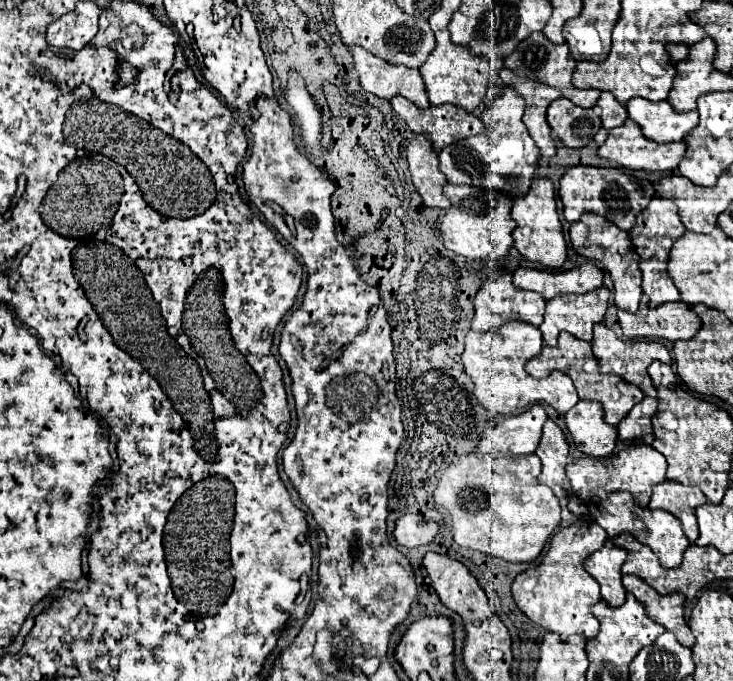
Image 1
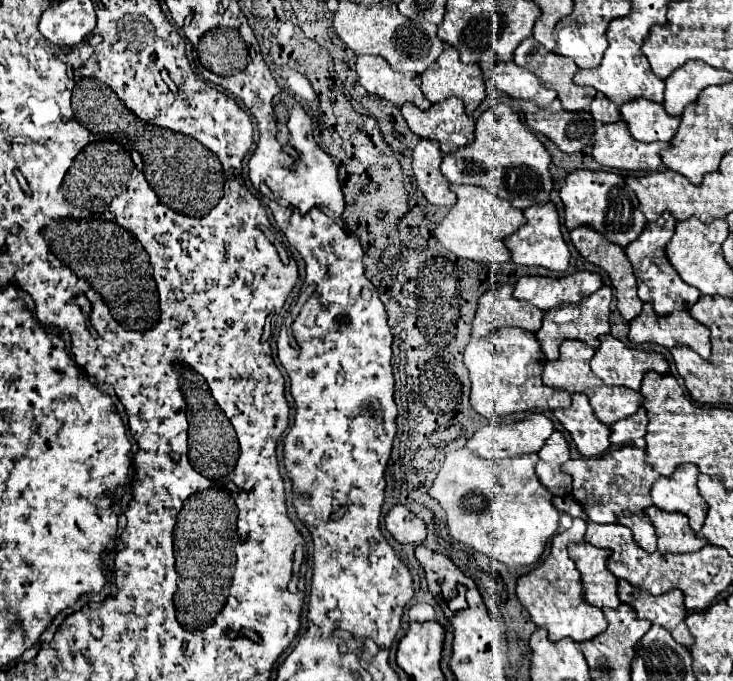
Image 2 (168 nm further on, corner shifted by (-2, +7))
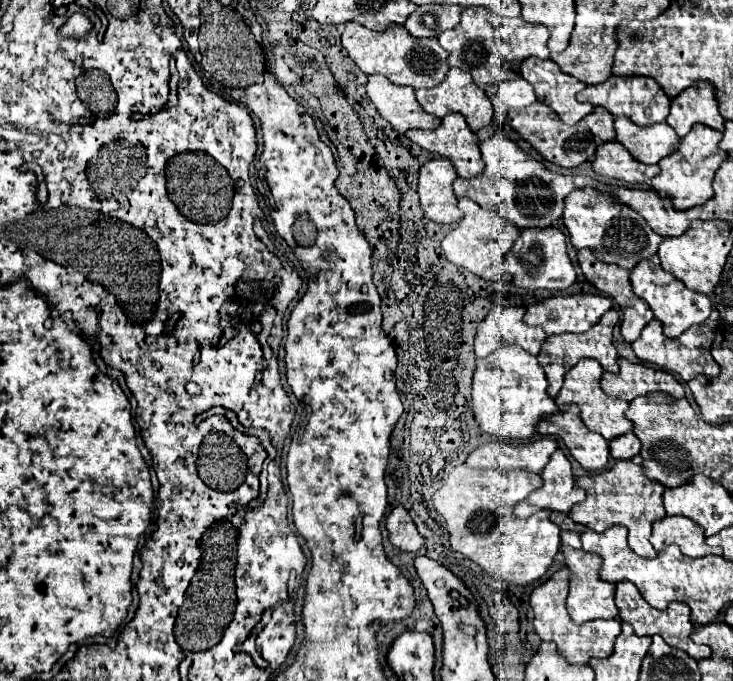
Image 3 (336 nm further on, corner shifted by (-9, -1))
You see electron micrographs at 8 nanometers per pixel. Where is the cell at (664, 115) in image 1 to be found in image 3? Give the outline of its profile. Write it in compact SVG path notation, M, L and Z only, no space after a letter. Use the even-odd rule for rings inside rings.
M622 116L614 120L614 126L616 140L624 144L630 150L630 154L644 164L660 162L662 156L672 154L680 144L680 138L676 136L676 132L672 132L672 128L666 122L638 126L630 118Z

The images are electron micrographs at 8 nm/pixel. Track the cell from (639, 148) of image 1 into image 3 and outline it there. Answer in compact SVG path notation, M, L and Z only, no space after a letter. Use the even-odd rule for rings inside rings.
M612 140L602 142L596 150L596 160L592 162L592 168L602 178L622 180L626 184L646 184L646 180L652 180L658 174L658 164L642 164L624 148L624 144Z

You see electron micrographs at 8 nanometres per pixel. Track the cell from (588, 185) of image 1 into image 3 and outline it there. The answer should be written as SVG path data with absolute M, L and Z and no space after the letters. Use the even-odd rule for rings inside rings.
M582 188L572 190L564 200L564 226L570 234L570 240L572 240L574 248L578 248L578 250L580 248L590 248L594 252L594 256L598 256L598 260L606 260L608 264L614 262L614 264L624 266L628 270L632 270L642 258L648 258L648 256L656 254L656 250L662 242L660 236L646 224L646 220L636 210L632 210L626 204L620 204L614 194L602 192L602 190L582 190Z

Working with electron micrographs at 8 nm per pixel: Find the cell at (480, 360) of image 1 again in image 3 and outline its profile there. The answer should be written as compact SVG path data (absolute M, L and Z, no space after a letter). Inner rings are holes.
M504 346L490 356L476 360L472 410L484 432L508 440L526 440L536 436L540 420L560 412L556 400L548 394L548 378L538 364L538 358L530 352L524 352L520 346Z

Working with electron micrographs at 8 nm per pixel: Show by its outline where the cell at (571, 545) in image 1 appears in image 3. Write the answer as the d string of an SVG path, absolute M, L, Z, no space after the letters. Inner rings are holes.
M562 568L556 574L552 574L546 582L536 586L530 594L530 606L534 610L534 628L536 634L542 640L556 642L558 652L566 656L568 662L572 664L586 664L592 656L596 658L606 658L612 654L614 640L620 634L620 622L618 620L608 620L608 624L576 624L568 616L566 610L566 598L570 590L570 570Z

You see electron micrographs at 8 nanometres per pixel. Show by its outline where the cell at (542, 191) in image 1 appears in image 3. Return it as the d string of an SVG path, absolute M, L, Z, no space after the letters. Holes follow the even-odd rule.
M526 228L520 232L520 238L504 256L506 272L512 276L512 282L522 288L550 288L550 290L564 290L576 282L576 270L566 254L566 242L564 234L554 228Z

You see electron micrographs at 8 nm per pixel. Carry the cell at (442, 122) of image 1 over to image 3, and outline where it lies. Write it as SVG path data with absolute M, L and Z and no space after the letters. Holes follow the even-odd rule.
M448 114L442 118L442 124L436 130L408 130L406 136L416 142L418 146L422 146L424 150L432 152L432 154L440 154L452 160L458 176L462 178L472 178L476 174L480 174L484 170L484 162L480 148L478 148L478 136L476 132L472 132L464 120L462 114Z

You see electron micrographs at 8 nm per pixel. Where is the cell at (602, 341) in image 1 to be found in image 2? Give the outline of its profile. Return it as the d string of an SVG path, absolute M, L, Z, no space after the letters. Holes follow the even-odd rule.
M611 334L601 338L601 346L591 360L591 372L605 384L627 386L639 390L643 374L655 370L657 374L669 374L669 362L659 352L643 352L627 348Z

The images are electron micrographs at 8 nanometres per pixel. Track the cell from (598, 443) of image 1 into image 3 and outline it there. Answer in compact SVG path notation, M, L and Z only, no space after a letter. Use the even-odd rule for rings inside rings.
M576 404L562 406L560 410L562 412L552 416L552 420L544 420L544 424L540 424L540 434L560 436L584 470L604 470L610 460L608 440L584 424Z

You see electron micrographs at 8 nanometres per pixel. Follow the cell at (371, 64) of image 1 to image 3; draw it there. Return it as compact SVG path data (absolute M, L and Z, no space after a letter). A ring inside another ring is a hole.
M372 74L368 76L366 92L380 116L386 118L400 134L404 134L408 128L432 130L440 126L440 118L424 112L412 86L396 86L386 76Z

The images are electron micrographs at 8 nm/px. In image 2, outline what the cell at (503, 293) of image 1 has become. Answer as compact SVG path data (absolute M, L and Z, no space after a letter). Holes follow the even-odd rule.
M499 286L497 290L485 292L479 298L479 306L473 318L473 338L491 336L497 328L517 326L527 332L537 332L541 328L543 314L533 304L525 304L513 298L513 286Z

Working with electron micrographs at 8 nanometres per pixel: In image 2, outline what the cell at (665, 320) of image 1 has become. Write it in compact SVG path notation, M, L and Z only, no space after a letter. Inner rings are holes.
M643 310L629 324L629 340L633 344L653 342L667 350L677 344L689 344L701 358L709 358L711 342L709 328L699 324L689 312L675 312L671 316L657 316L653 310Z

